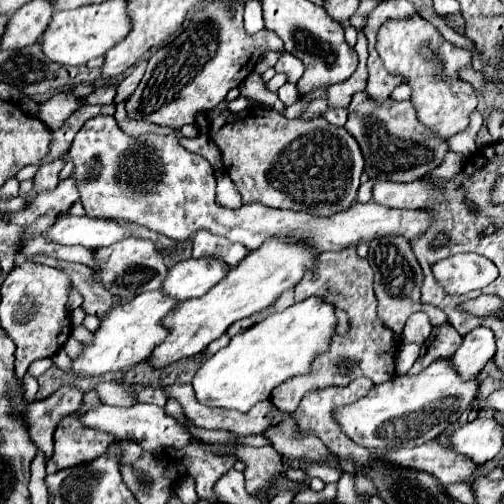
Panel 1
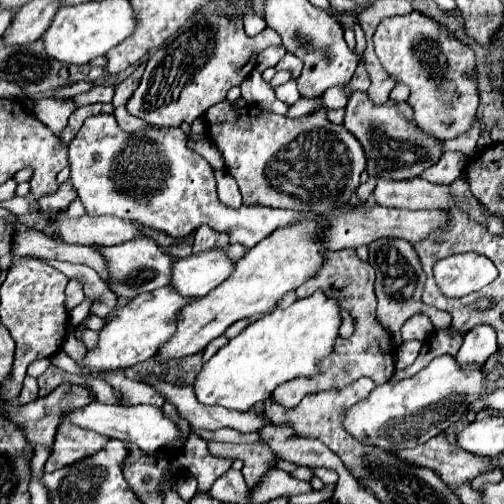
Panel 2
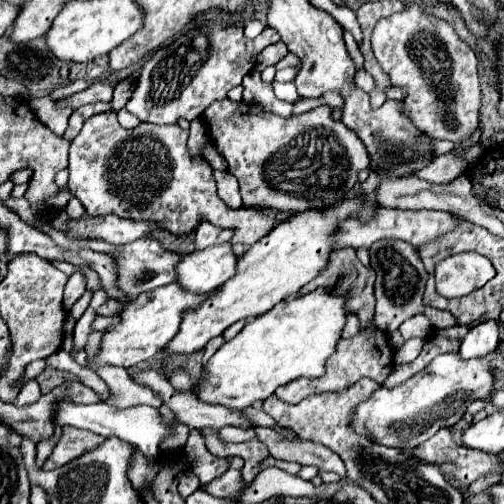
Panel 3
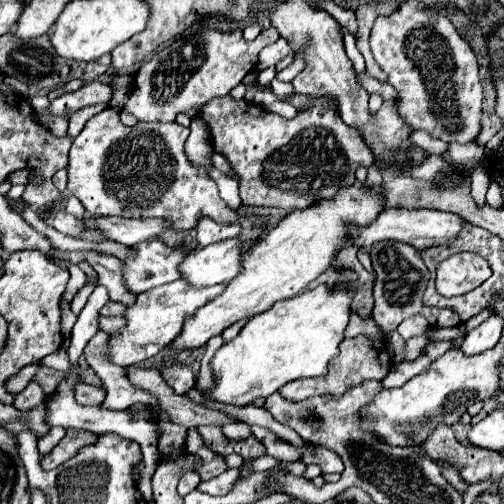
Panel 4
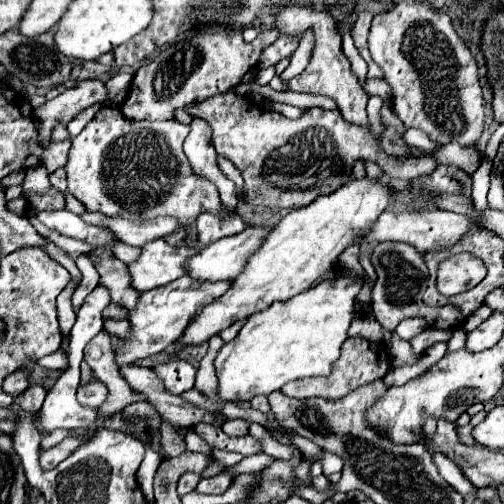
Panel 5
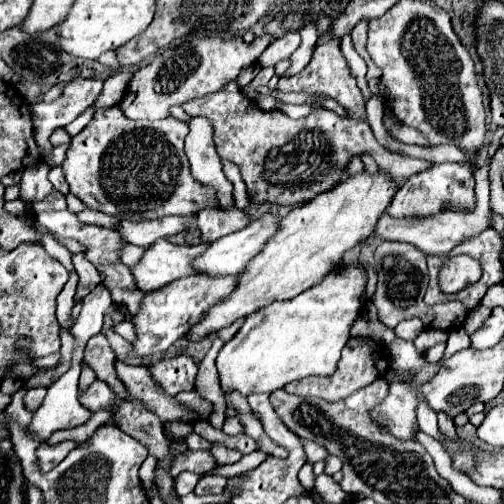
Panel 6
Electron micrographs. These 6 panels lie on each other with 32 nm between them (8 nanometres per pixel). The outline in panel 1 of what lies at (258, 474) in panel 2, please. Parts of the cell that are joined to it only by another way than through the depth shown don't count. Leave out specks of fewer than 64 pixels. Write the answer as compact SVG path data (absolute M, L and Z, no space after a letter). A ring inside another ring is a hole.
M244 446L244 452L240 452L240 460L246 462L244 476L246 492L250 496L262 496L272 486L274 478L284 472L280 454L272 446Z

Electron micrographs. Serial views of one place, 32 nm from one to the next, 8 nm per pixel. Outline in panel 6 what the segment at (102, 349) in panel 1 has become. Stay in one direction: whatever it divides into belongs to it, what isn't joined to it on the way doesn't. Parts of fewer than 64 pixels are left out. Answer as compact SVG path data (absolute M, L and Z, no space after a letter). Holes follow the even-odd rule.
M184 276L158 290L146 292L140 302L140 310L132 316L136 340L132 342L130 356L144 358L168 350L178 338L186 336L190 326L200 320L208 306L218 304L228 292L232 292L232 284L236 284L236 276L222 276L220 280L208 280L208 276Z

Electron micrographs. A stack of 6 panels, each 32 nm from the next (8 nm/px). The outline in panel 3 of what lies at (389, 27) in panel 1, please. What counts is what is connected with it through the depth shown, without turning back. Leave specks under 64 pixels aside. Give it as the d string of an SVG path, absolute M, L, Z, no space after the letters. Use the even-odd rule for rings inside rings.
M408 4L404 12L382 18L376 24L372 50L392 84L408 88L404 106L418 130L430 138L458 142L478 128L482 98L476 70L478 60L448 22L424 12L418 4Z

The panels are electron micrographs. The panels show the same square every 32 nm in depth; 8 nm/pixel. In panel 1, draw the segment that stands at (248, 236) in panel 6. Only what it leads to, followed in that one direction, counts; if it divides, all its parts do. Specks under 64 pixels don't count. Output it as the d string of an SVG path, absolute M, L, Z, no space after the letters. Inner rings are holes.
M184 260L174 264L174 268L168 270L160 292L164 292L168 298L184 302L188 298L204 296L212 288L212 284L218 284L224 278L224 272L230 268L224 268L224 264L216 260Z

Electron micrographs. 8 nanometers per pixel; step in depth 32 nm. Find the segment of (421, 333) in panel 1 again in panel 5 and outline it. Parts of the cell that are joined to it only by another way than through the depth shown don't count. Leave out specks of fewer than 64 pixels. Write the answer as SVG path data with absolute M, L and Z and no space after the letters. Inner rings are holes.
M416 316L416 318L408 318L408 320L402 320L400 324L398 324L398 328L396 328L396 332L398 332L398 336L402 338L402 340L410 340L410 338L414 338L414 336L418 336L420 332L424 332L426 330L426 320L422 320L420 316Z

